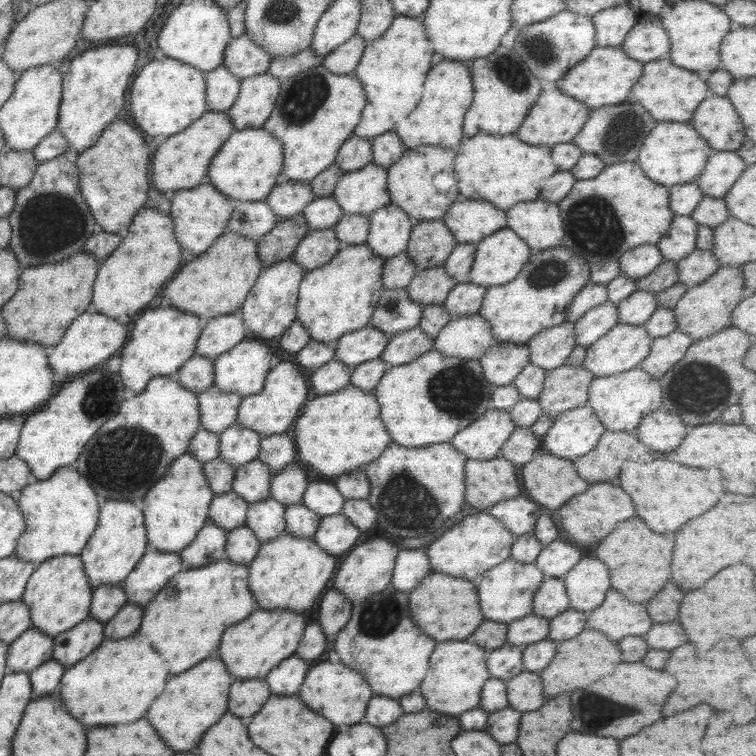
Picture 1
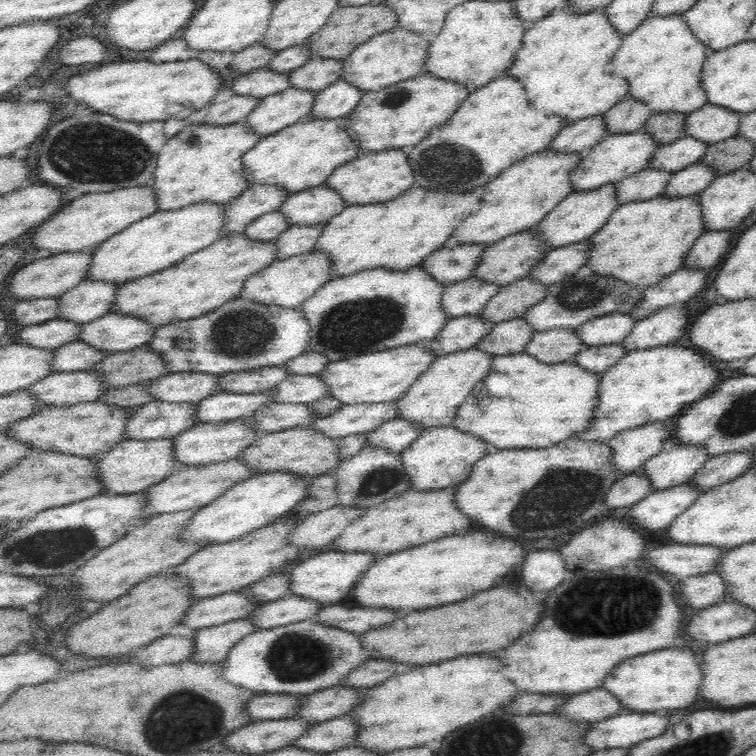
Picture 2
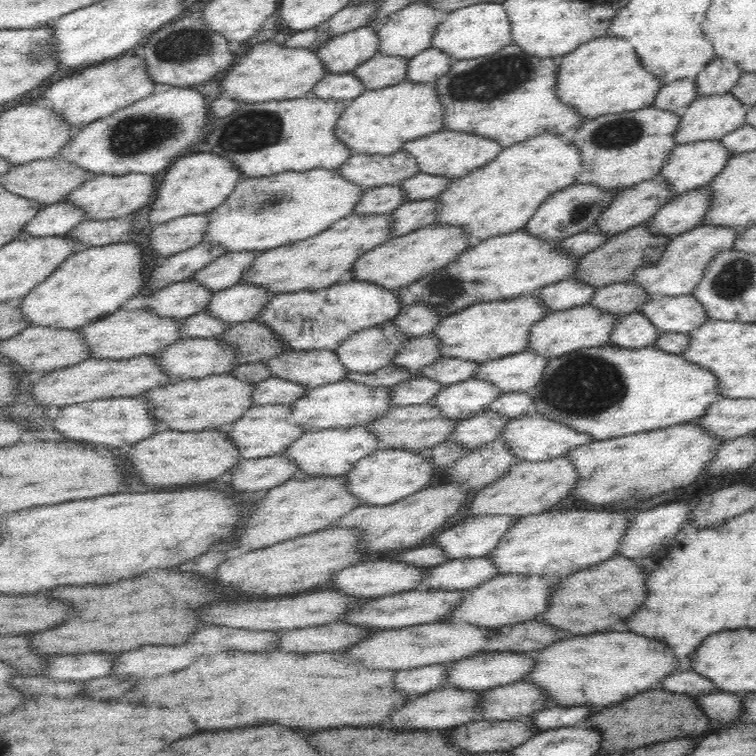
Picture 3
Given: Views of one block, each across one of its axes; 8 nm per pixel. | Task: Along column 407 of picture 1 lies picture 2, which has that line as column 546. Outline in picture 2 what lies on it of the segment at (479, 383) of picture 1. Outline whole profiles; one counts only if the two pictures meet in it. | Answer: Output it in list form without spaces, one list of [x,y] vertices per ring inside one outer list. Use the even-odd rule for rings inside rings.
[[[522,351],[513,355],[494,358],[488,379],[472,390],[468,399],[457,411],[454,427],[476,435],[493,450],[546,449],[566,440],[579,439],[580,434],[592,428],[599,410],[602,376],[578,365],[578,363],[542,362]]]

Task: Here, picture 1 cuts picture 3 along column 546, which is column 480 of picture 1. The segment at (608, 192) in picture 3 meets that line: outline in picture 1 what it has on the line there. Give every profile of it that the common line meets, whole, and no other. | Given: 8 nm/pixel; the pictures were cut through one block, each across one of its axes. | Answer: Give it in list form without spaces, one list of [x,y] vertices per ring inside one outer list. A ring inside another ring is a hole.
[[[459,199],[440,218],[457,243],[473,244],[506,226],[505,211],[487,201]]]

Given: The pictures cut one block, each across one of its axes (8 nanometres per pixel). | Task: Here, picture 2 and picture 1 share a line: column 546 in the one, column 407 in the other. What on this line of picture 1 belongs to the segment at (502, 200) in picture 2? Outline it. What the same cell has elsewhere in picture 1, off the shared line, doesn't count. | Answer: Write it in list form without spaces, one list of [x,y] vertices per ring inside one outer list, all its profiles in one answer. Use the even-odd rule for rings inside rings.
[[[419,145],[406,151],[385,169],[386,189],[389,203],[408,214],[415,224],[421,221],[439,221],[447,207],[460,199],[458,182],[453,176],[455,151],[438,146]]]

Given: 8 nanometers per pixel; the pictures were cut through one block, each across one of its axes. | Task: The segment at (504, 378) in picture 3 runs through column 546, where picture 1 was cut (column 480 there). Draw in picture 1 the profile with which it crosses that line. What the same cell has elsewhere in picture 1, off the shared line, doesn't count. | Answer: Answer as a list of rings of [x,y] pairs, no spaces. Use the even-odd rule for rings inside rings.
[[[497,343],[478,358],[478,363],[485,382],[494,388],[506,386],[530,363],[529,349],[525,344]]]

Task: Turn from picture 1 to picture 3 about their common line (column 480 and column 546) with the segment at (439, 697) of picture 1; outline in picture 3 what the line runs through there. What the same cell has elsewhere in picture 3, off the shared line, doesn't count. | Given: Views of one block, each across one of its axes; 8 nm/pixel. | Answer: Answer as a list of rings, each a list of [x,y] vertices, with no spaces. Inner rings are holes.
[[[604,632],[604,634],[590,634],[590,636],[573,636],[569,639],[552,643],[542,650],[534,652],[536,654],[535,669],[525,678],[526,682],[533,682],[544,692],[549,692],[550,702],[555,702],[554,706],[598,706],[602,708],[612,707],[622,701],[628,700],[637,694],[650,691],[652,688],[661,686],[661,682],[676,672],[690,671],[692,658],[686,656],[684,660],[676,658],[664,646],[664,642],[656,638],[644,638],[640,634],[632,632]]]

